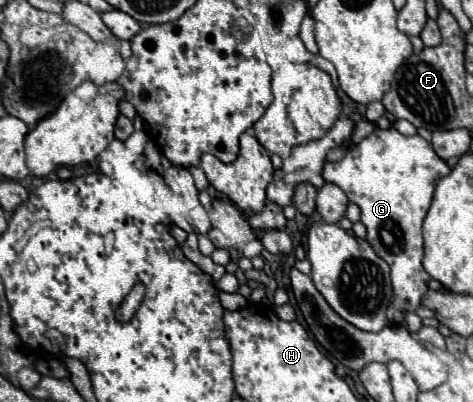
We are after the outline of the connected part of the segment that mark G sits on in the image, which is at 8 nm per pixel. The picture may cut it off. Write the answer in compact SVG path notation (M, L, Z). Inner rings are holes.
M393 127L375 129L359 145L351 145L341 161L323 165L323 179L339 185L349 201L361 207L361 221L367 227L367 241L391 267L393 303L387 309L387 319L391 325L403 325L405 313L415 311L427 291L429 275L421 265L421 225L433 201L437 181L449 173L451 167L437 157L429 141L421 135L401 135Z

